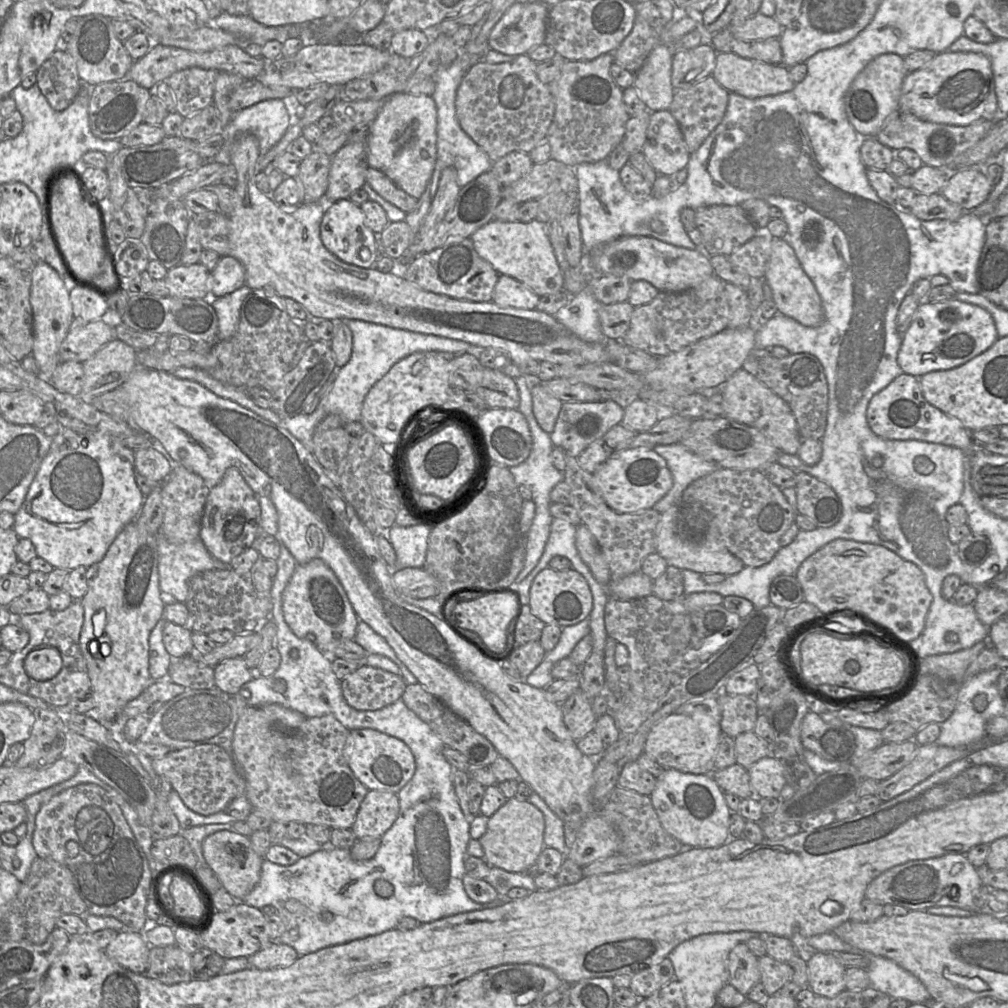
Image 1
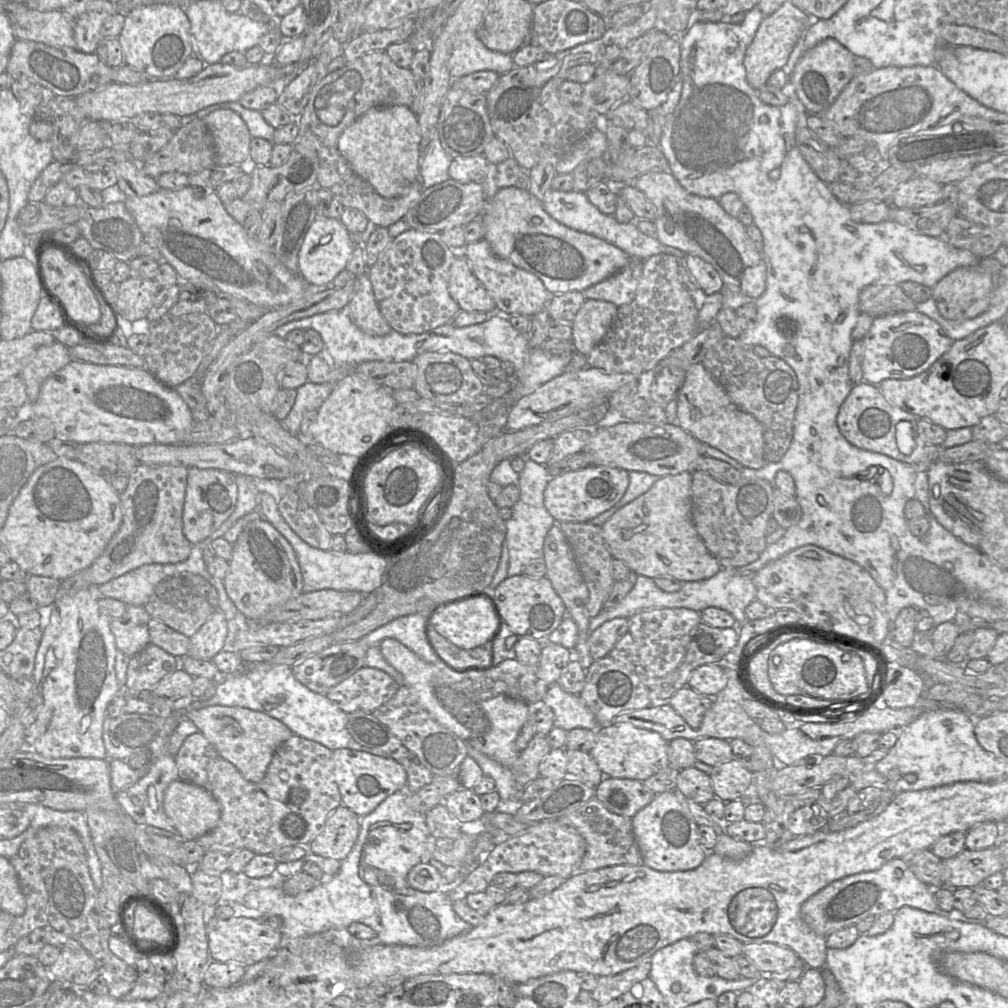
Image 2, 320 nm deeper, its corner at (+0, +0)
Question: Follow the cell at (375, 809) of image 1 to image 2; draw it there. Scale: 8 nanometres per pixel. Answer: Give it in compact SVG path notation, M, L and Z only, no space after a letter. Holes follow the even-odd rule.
M341 804L327 817L322 831L307 846L308 851L342 862L356 844L360 819Z

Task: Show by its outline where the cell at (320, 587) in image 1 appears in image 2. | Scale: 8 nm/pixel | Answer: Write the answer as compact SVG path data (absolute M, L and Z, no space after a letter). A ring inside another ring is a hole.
M267 520L250 521L233 543L229 572L223 579L225 591L248 621L255 621L273 607L303 592L302 572L291 544Z

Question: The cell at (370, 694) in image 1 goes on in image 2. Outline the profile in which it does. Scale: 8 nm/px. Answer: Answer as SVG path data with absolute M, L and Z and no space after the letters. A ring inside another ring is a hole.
M363 666L325 696L345 713L372 712L387 703L399 685L382 670Z

